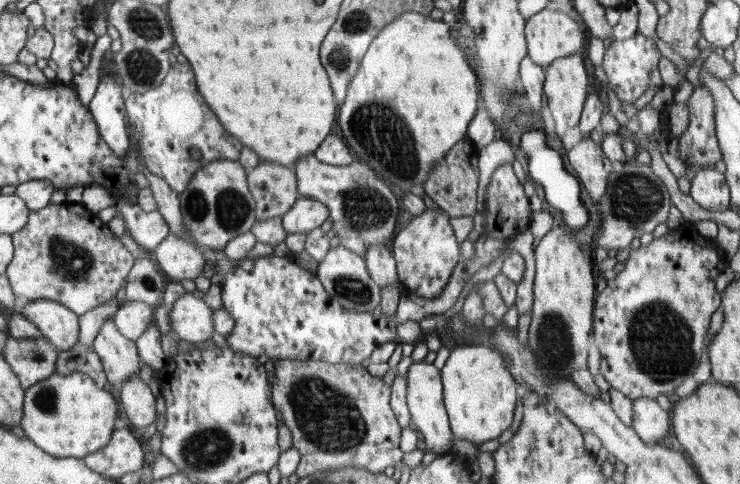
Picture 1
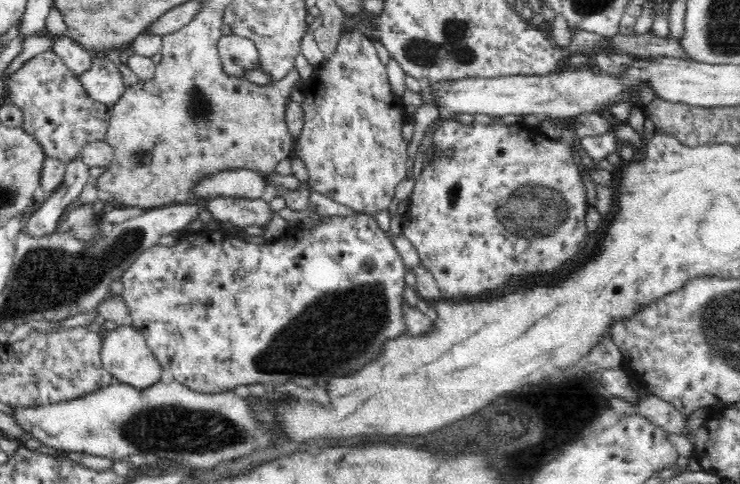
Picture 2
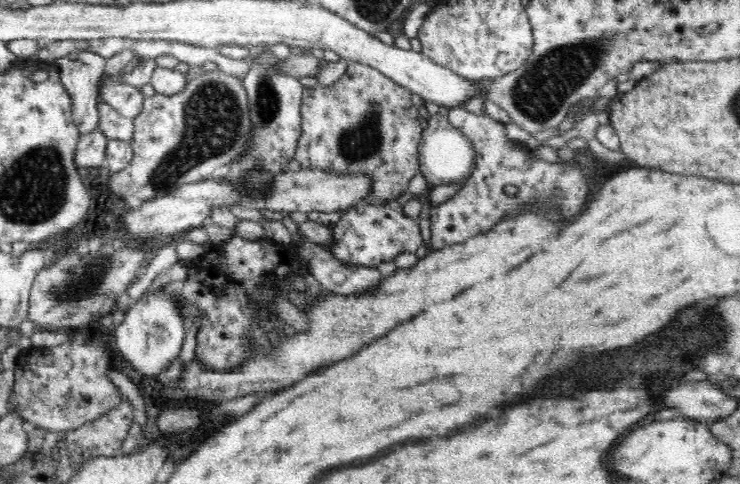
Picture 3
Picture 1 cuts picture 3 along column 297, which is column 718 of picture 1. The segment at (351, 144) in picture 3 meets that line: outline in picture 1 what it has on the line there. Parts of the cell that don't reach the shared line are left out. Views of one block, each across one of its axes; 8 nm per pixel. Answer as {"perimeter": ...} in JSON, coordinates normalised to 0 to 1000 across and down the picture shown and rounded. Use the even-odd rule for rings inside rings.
{"perimeter":[[[943,178],[927,217],[931,221],[931,256],[923,279],[916,283],[918,322],[928,343],[943,339],[962,347],[976,329],[965,248],[966,209]]]}

